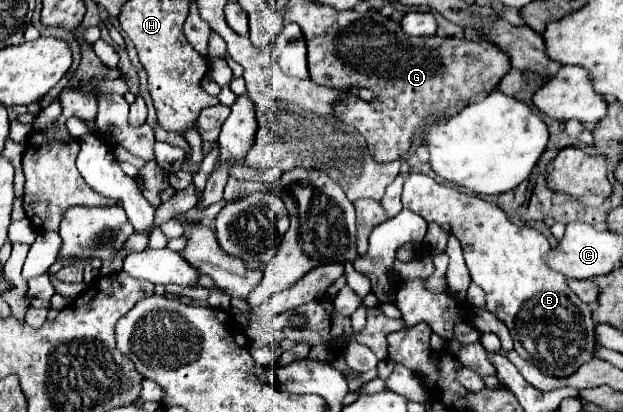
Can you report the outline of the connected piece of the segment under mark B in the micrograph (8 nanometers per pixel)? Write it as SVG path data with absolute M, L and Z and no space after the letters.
M411 173L407 177L403 185L403 207L421 215L425 221L437 221L441 225L443 219L443 223L451 227L451 231L461 241L463 257L471 279L487 293L487 309L493 311L509 327L515 351L523 359L531 361L543 375L551 377L569 377L583 363L589 363L593 359L591 351L595 347L595 323L591 319L591 309L587 303L575 297L563 273L551 271L551 267L547 267L545 255L551 253L551 245L541 233L531 227L523 227L519 231L519 227L511 223L509 217L497 205L481 197L461 193L453 187L439 185L435 179L423 173Z

